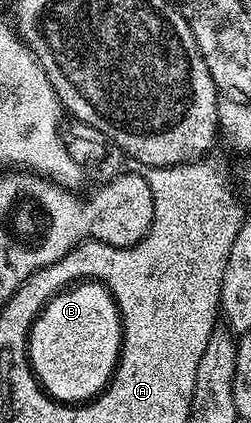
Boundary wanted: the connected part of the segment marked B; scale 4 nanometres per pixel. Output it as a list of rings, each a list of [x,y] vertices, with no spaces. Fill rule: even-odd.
[[[68,272],[54,288],[46,306],[42,306],[40,313],[29,321],[28,333],[25,333],[25,361],[53,403],[61,407],[91,407],[115,385],[116,368],[122,362],[122,349],[126,346],[125,338],[126,318],[122,306],[114,298],[114,290],[96,278]]]

